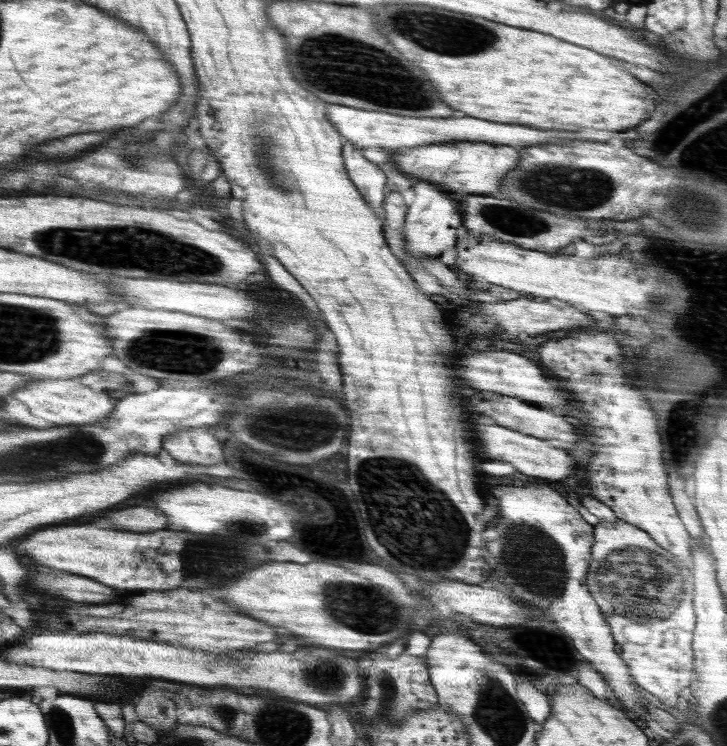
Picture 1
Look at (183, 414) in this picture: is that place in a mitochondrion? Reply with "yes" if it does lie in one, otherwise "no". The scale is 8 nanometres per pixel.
no

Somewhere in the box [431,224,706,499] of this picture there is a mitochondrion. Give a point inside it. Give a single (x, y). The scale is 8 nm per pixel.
(682, 431)

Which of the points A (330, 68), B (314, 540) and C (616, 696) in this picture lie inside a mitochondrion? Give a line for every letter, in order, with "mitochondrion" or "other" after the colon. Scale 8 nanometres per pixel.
A: mitochondrion
B: other
C: other

